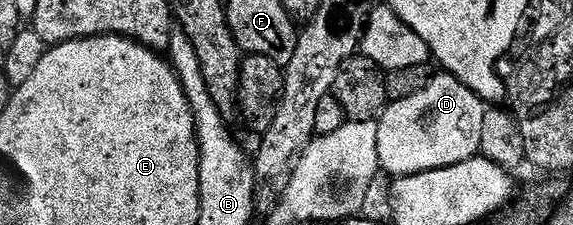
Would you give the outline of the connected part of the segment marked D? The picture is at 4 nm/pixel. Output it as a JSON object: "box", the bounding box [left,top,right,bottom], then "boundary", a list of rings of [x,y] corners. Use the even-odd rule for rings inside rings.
{"box":[377,71,487,178],"boundary":[[[444,71],[438,72],[432,79],[431,83],[427,83],[427,87],[423,87],[423,91],[419,91],[416,95],[407,95],[407,99],[399,99],[398,101],[389,101],[384,109],[379,114],[377,121],[377,130],[379,131],[379,163],[382,170],[387,174],[390,173],[390,178],[406,177],[407,175],[415,175],[416,173],[426,173],[432,169],[442,169],[443,167],[451,167],[455,163],[463,163],[467,159],[478,156],[483,143],[483,115],[485,114],[487,105],[482,98],[475,95],[473,89],[465,86],[463,81],[454,77],[452,73]]]}

